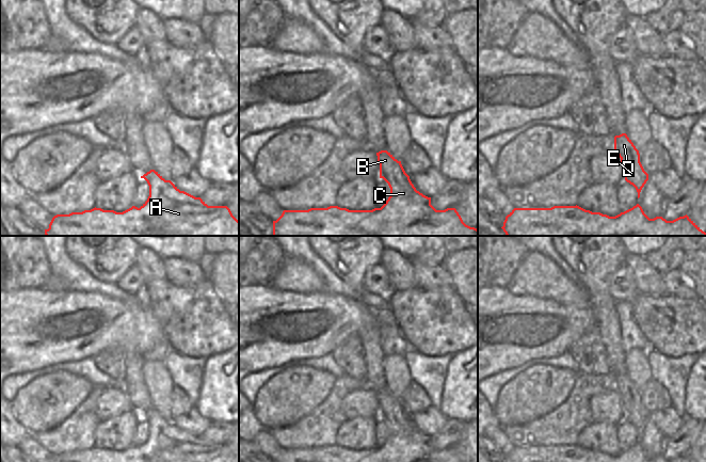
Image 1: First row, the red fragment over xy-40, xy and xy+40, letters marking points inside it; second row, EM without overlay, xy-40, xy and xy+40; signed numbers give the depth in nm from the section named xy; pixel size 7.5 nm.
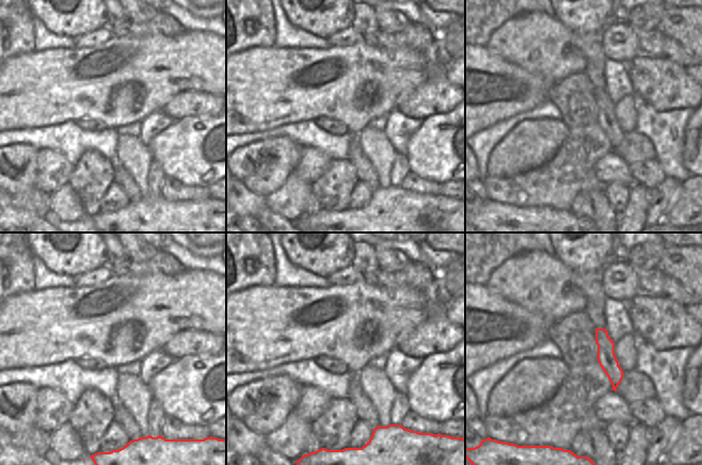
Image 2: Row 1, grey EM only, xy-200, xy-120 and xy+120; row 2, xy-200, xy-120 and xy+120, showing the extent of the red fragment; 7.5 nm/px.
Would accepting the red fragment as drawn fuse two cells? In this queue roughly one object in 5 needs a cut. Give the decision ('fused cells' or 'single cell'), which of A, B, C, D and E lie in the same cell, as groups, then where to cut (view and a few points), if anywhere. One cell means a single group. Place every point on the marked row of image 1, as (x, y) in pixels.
single cell | A B C D E | no cut

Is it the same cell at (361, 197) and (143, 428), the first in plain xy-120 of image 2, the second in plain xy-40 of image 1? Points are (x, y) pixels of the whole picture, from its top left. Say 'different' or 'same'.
same

